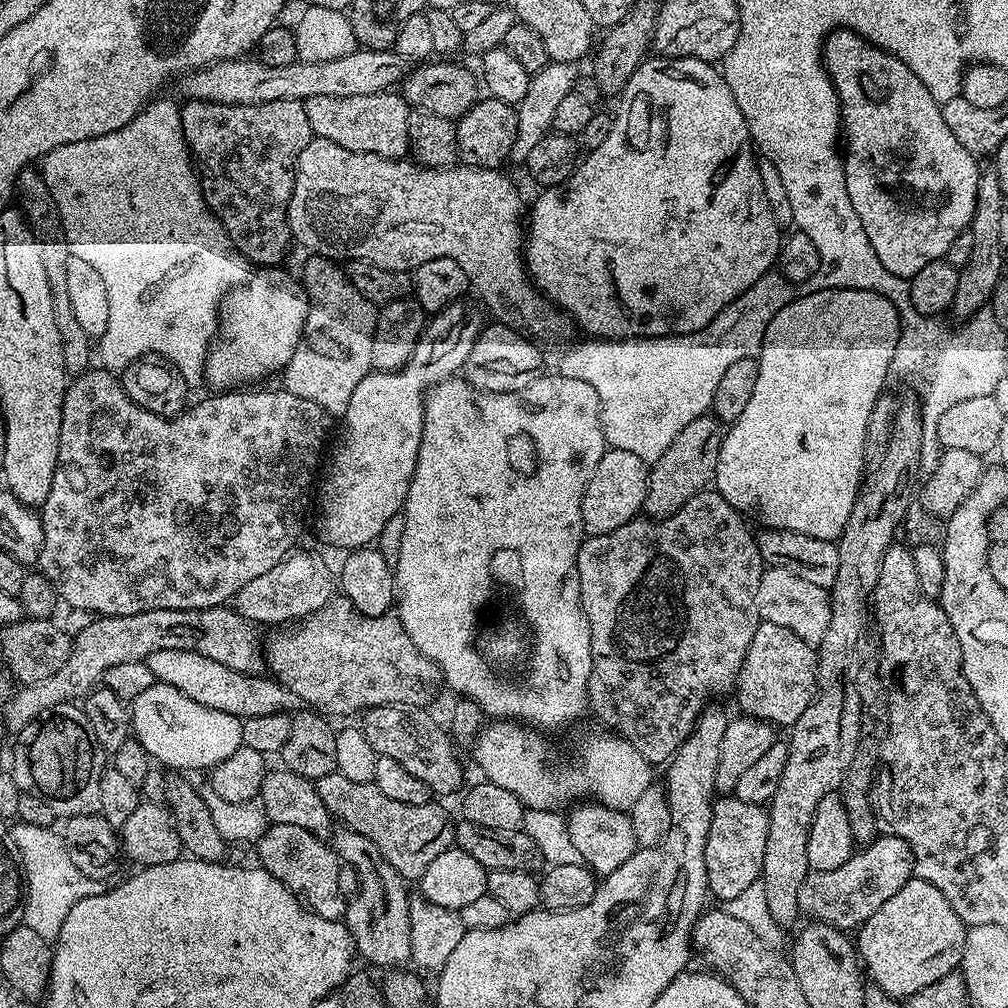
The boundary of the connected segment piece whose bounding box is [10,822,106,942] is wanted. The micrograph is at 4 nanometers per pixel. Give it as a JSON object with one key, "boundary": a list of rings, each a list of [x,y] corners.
{"boundary":[[[16,822],[11,825],[10,831],[16,853],[20,856],[23,875],[26,877],[22,923],[30,926],[30,930],[37,934],[42,934],[42,938],[54,942],[62,930],[62,922],[66,922],[66,914],[70,914],[70,910],[74,910],[74,906],[82,902],[82,898],[98,896],[105,891],[105,881],[82,874],[82,870],[78,870],[78,866],[70,862],[63,835],[55,827],[30,826]]]}

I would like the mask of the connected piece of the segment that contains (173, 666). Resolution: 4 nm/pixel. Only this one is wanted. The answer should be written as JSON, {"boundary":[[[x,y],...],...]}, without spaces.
{"boundary":[[[190,650],[152,652],[146,663],[159,683],[182,690],[186,698],[194,698],[194,702],[202,702],[202,706],[210,706],[210,710],[222,710],[226,714],[247,718],[278,712],[292,714],[305,707],[304,700],[298,698],[294,690],[275,678],[230,670],[230,666],[222,666],[222,662],[214,662],[214,658],[199,656]]]}

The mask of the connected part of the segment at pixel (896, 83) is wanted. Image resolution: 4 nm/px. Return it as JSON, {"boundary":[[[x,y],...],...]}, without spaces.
{"boundary":[[[837,28],[835,32],[828,33],[824,37],[824,51],[822,53],[824,69],[828,72],[828,77],[832,80],[834,90],[840,99],[840,119],[842,121],[842,159],[844,162],[844,173],[846,174],[846,192],[850,194],[850,202],[862,222],[862,230],[866,230],[866,238],[870,238],[870,246],[874,246],[874,254],[878,254],[878,262],[890,270],[890,274],[898,274],[905,278],[911,278],[935,260],[942,260],[947,257],[950,250],[950,242],[958,238],[971,225],[974,206],[976,205],[976,195],[978,194],[978,178],[982,171],[977,157],[958,138],[954,138],[952,131],[946,126],[946,118],[942,118],[940,103],[922,86],[922,78],[906,66],[894,54],[890,54],[884,48],[878,48],[871,44],[869,40],[864,40],[857,32],[852,32],[849,28]]]}

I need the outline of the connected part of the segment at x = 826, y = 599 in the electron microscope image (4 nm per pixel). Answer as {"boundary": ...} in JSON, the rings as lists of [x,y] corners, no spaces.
{"boundary":[[[765,567],[762,582],[758,582],[756,605],[763,623],[786,626],[786,630],[794,630],[798,638],[813,646],[819,645],[822,634],[826,634],[826,626],[830,626],[832,597],[829,589],[805,582],[798,574],[790,574],[790,570]]]}

